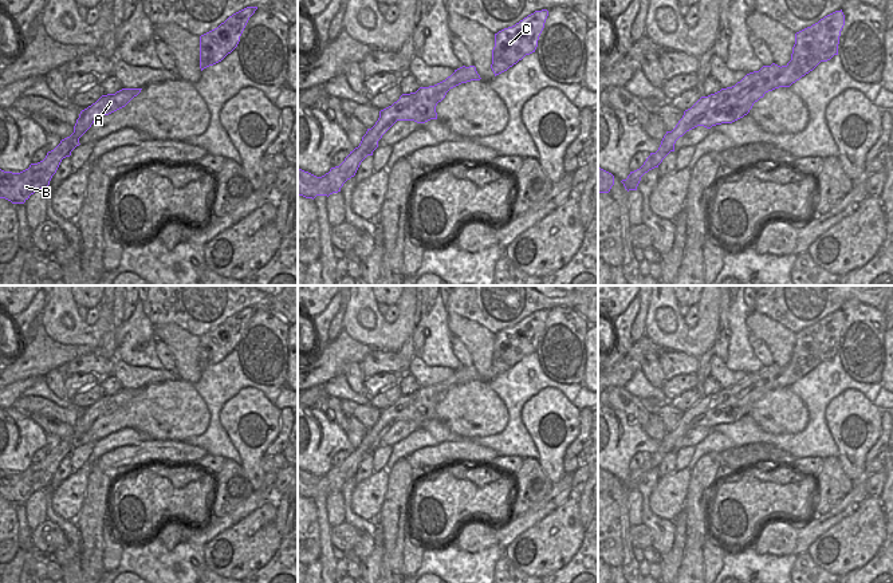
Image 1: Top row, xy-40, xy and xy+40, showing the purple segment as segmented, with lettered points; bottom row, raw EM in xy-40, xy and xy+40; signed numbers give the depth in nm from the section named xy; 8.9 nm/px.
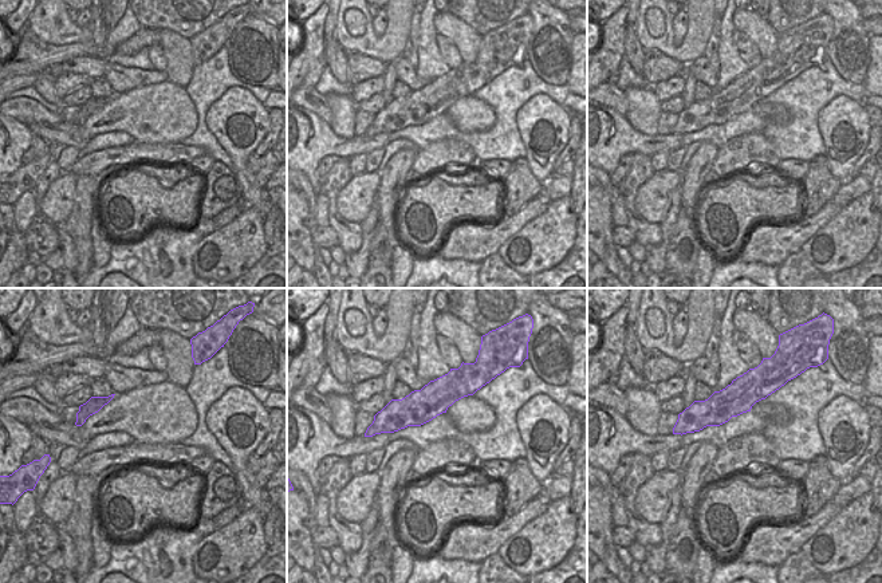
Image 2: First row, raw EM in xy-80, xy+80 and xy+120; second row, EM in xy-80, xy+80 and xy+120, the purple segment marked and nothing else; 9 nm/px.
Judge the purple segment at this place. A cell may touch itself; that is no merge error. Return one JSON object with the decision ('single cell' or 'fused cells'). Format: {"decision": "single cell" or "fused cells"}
{"decision": "single cell"}

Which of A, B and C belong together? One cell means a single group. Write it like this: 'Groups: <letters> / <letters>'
Groups: A B C.

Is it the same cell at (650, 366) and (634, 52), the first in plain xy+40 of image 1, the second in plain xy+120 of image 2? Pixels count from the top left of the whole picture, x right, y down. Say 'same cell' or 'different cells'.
same cell

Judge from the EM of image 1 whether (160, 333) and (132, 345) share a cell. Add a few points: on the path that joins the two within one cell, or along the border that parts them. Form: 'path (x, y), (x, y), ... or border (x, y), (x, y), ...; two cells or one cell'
border (152, 325), (152, 333), (157, 339); two cells

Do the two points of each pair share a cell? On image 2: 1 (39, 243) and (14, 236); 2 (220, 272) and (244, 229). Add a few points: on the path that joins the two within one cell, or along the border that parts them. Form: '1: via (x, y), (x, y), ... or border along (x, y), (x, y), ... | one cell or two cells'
1: border along (23, 233), (23, 241), (28, 249) | two cells
2: via (220, 262), (241, 240) | one cell

